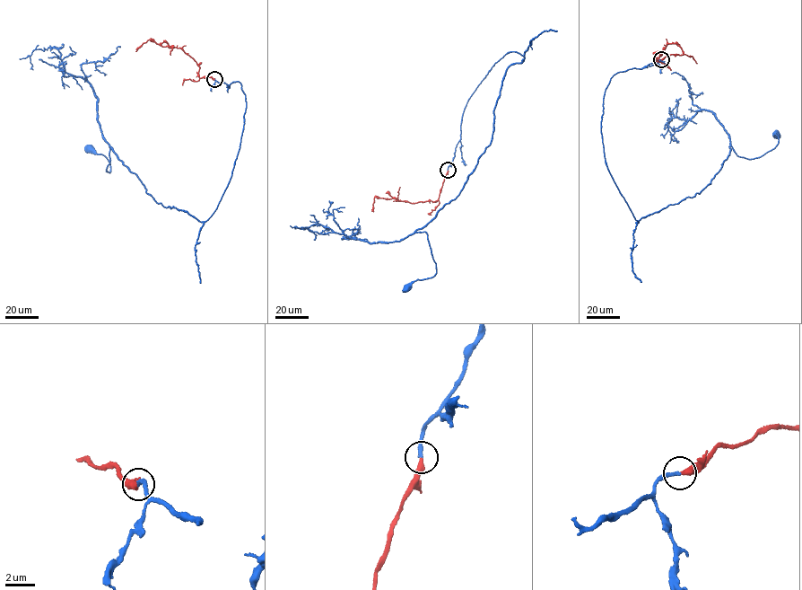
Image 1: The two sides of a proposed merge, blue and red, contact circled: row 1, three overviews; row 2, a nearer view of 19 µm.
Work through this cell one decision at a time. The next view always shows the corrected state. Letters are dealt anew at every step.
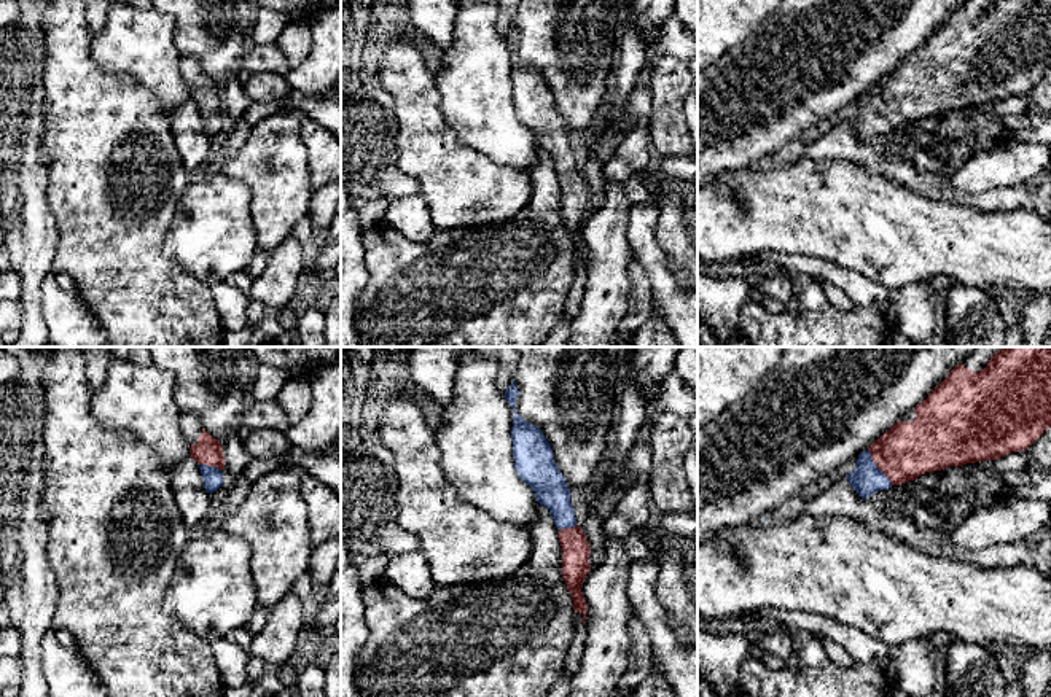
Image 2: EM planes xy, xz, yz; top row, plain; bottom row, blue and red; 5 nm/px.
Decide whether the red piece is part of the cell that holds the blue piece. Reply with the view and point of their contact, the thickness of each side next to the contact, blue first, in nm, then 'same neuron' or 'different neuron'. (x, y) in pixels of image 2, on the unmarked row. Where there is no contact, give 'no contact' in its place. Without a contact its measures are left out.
contact yz (876, 110); calibres 160 and 280 nm; same neuron

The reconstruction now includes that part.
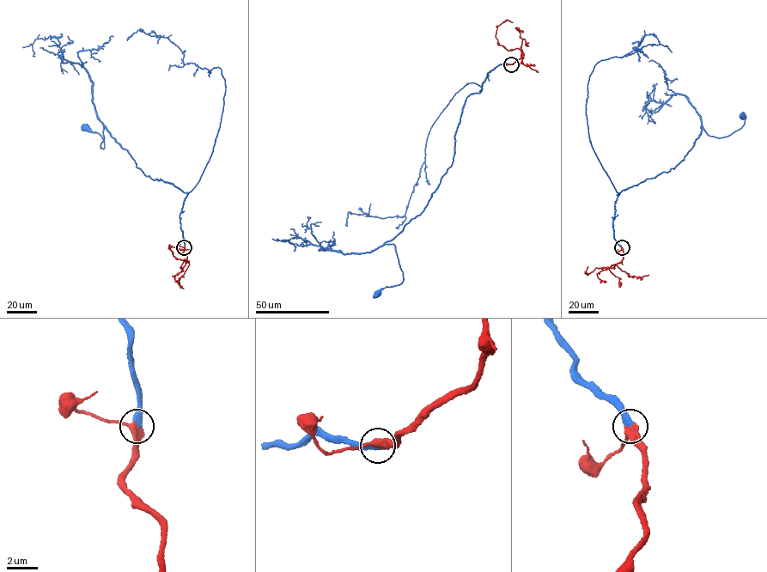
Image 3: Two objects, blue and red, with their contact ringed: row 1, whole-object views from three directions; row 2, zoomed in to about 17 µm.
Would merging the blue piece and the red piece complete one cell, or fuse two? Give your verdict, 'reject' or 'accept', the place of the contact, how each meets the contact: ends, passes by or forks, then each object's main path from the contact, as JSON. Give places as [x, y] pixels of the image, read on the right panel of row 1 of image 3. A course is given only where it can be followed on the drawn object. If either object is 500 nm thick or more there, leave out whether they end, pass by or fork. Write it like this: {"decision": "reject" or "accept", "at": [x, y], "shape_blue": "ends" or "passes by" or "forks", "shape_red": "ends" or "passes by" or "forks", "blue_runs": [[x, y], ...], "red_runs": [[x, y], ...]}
{"decision": "accept", "at": [622, 247], "shape_blue": "ends", "shape_red": "passes by", "blue_runs": [[622, 248], [612, 225], [617, 194], [673, 168], [701, 126], [709, 136], [727, 136], [744, 124], [743, 115]], "red_runs": [[622, 248], [623, 259], [613, 268], [596, 268], [587, 273], [585, 272], [588, 266]]}

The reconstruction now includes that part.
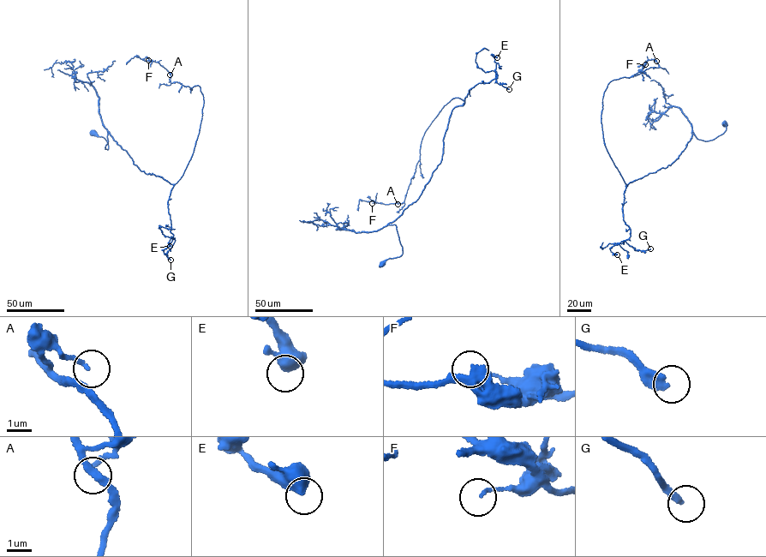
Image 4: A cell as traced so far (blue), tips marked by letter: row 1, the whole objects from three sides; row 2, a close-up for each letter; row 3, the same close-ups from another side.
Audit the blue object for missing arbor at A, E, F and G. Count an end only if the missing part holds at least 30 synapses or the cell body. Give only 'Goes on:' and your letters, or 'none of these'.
Goes on: none of these

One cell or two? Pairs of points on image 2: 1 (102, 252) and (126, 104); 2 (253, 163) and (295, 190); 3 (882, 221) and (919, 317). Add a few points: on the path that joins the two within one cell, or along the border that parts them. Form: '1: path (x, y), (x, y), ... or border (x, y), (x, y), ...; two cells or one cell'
1: path (102, 215), (97, 166), (109, 153), (109, 140); one cell
2: path (263, 169), (285, 188); one cell
3: border (870, 279), (892, 288), (922, 282); two cells

